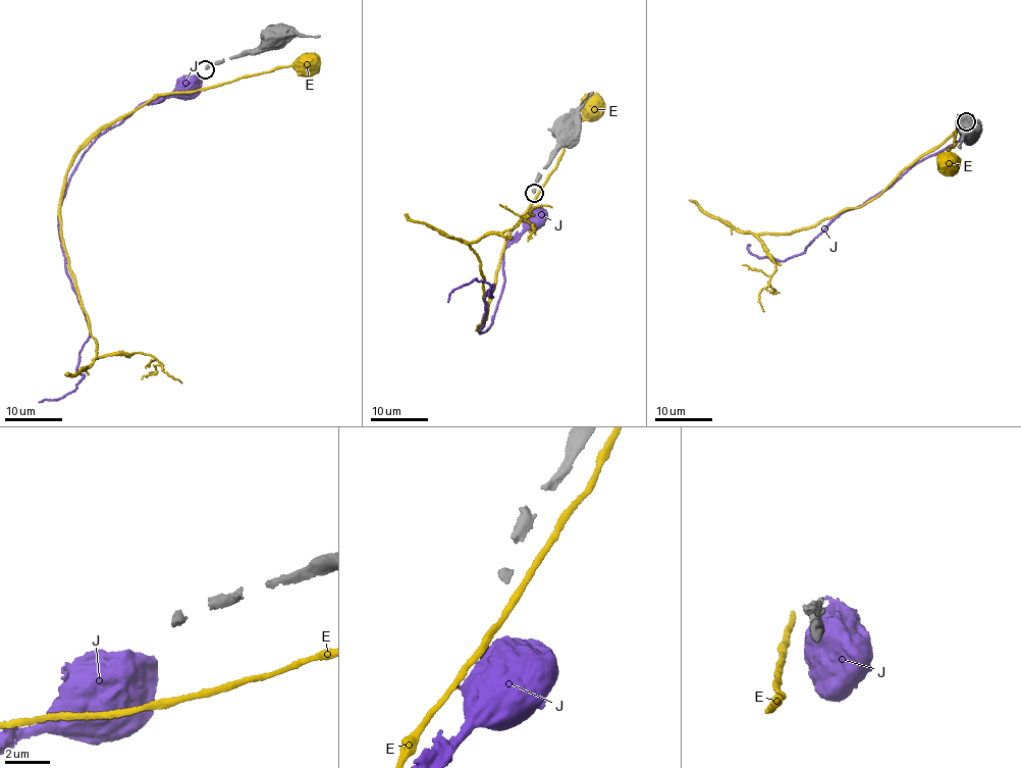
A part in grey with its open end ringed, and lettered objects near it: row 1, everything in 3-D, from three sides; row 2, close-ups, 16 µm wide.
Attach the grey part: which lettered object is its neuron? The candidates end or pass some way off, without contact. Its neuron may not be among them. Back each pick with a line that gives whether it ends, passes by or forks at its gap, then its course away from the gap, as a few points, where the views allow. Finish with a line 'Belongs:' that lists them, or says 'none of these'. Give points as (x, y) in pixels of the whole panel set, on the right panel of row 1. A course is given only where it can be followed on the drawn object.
Belongs: none of these

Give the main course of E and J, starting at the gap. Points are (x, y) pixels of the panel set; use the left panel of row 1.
E: (210, 86), (280, 65), (305, 70), (309, 63)
J: (195, 75), (186, 89)

